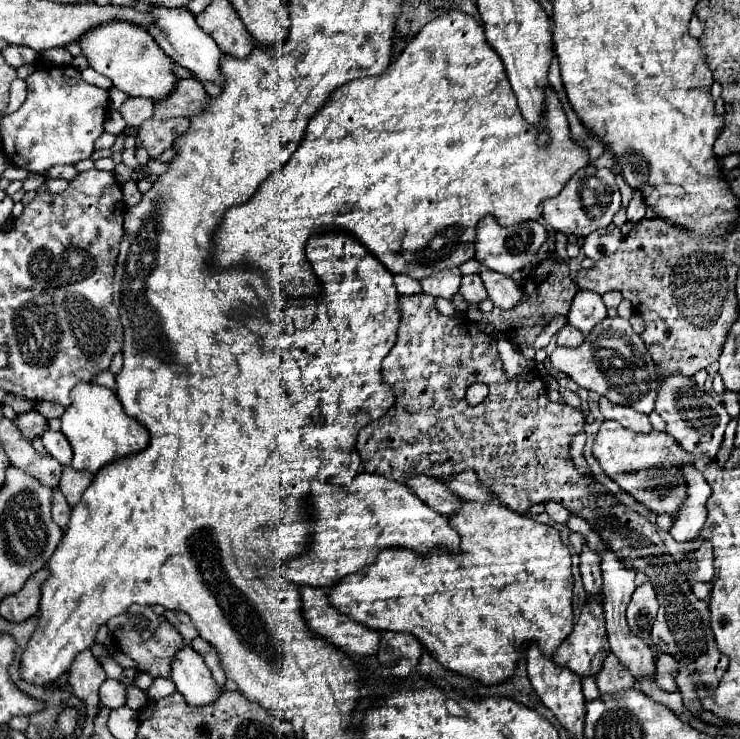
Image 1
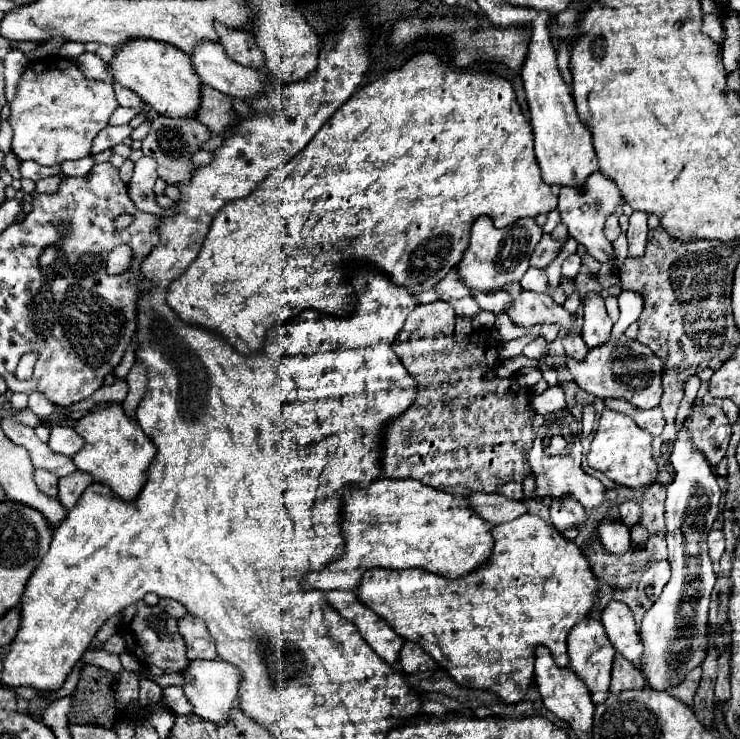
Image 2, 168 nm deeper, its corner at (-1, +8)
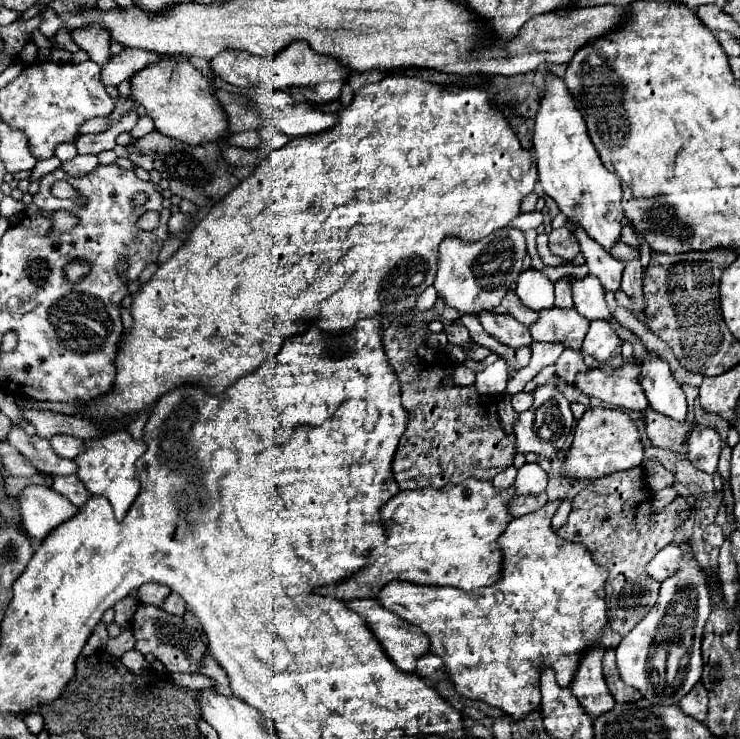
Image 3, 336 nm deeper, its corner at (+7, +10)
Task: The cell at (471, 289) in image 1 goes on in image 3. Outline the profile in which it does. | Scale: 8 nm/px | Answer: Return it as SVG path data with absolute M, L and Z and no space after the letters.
M487 311L487 313L479 313L479 321L489 335L493 335L495 339L499 339L501 343L505 343L513 349L519 349L519 347L525 347L525 345L533 343L527 327L521 325L511 315L501 315L501 313Z

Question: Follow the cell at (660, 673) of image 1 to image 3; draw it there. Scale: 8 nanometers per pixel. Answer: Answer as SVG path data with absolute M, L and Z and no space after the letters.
M703 683L695 685L695 689L691 689L691 693L687 693L687 697L683 697L683 701L679 701L679 707L695 717L697 721L705 721L707 717L707 691L703 687Z

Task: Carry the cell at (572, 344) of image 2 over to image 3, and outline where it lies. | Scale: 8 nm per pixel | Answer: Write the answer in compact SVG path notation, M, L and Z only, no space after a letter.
M565 349L565 351L561 353L561 357L557 359L555 367L557 367L557 375L559 375L565 383L569 383L569 385L575 383L575 375L577 375L579 371L587 371L587 369L589 369L589 367L585 365L583 357L581 357L581 351L577 351L577 349Z

